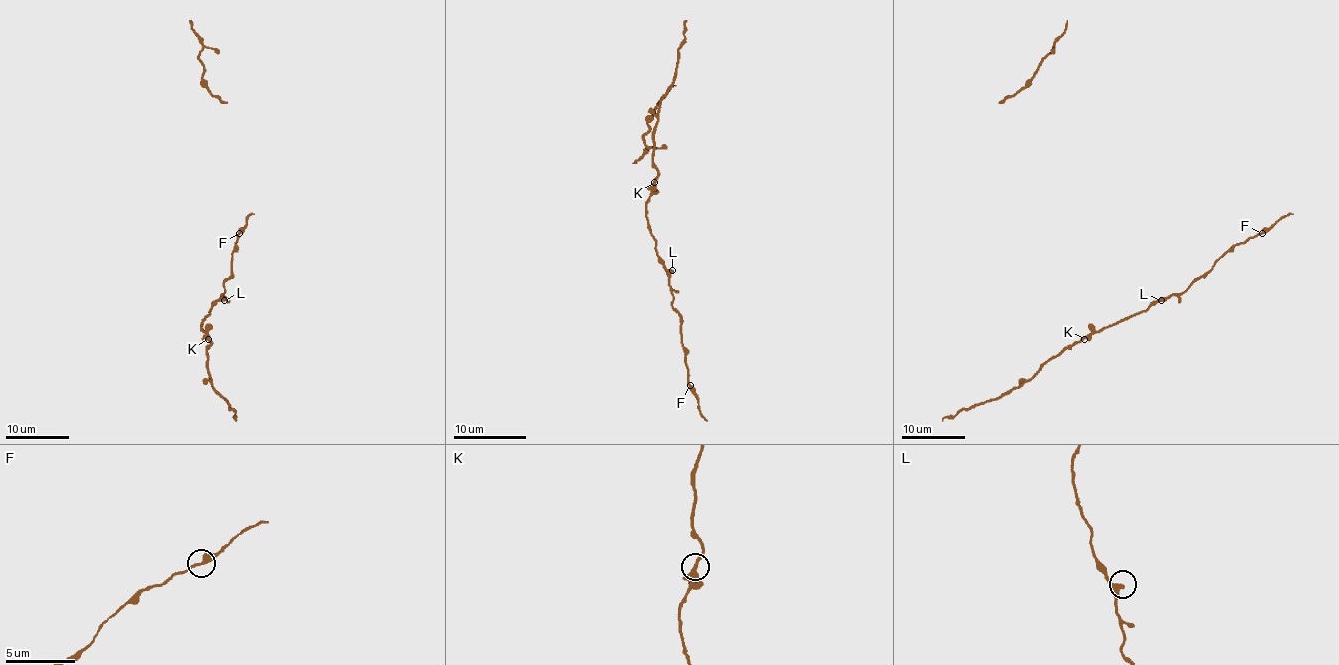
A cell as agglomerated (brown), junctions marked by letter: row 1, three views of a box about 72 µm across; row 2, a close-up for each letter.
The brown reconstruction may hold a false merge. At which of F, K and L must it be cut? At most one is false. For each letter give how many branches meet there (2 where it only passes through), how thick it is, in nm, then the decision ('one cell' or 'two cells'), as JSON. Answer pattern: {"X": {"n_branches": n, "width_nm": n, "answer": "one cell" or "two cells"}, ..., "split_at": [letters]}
{"F": {"n_branches": 2, "width_nm": 340, "answer": "two cells"}, "K": {"n_branches": 2, "width_nm": 320, "answer": "one cell"}, "L": {"n_branches": 2, "width_nm": 360, "answer": "one cell"}, "split_at": ["F"]}

